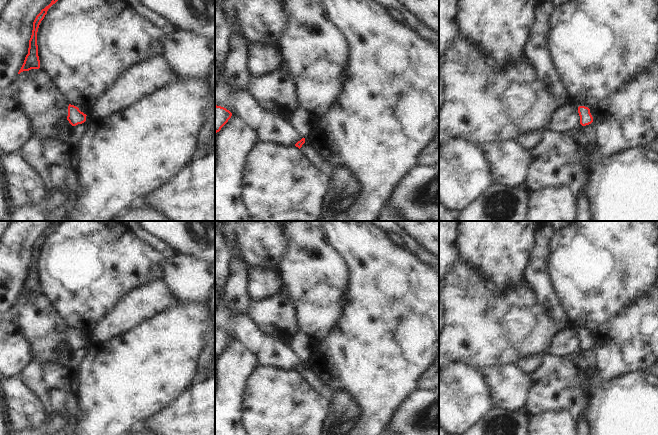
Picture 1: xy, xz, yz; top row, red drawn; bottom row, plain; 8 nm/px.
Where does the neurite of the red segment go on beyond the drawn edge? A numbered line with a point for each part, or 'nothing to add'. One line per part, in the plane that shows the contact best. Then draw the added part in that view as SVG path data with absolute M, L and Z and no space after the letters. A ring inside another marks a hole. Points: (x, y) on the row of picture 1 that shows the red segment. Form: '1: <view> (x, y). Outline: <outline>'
nothing to add.

